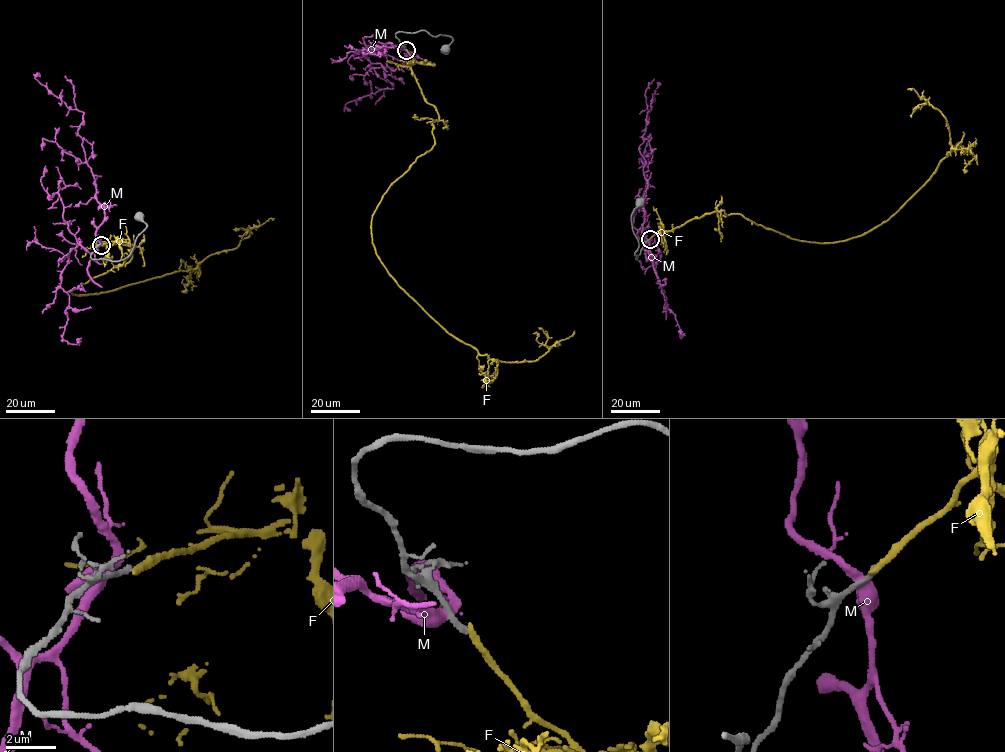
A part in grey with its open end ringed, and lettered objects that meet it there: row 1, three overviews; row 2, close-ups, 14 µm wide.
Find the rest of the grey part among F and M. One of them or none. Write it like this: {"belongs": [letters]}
{"belongs": []}

